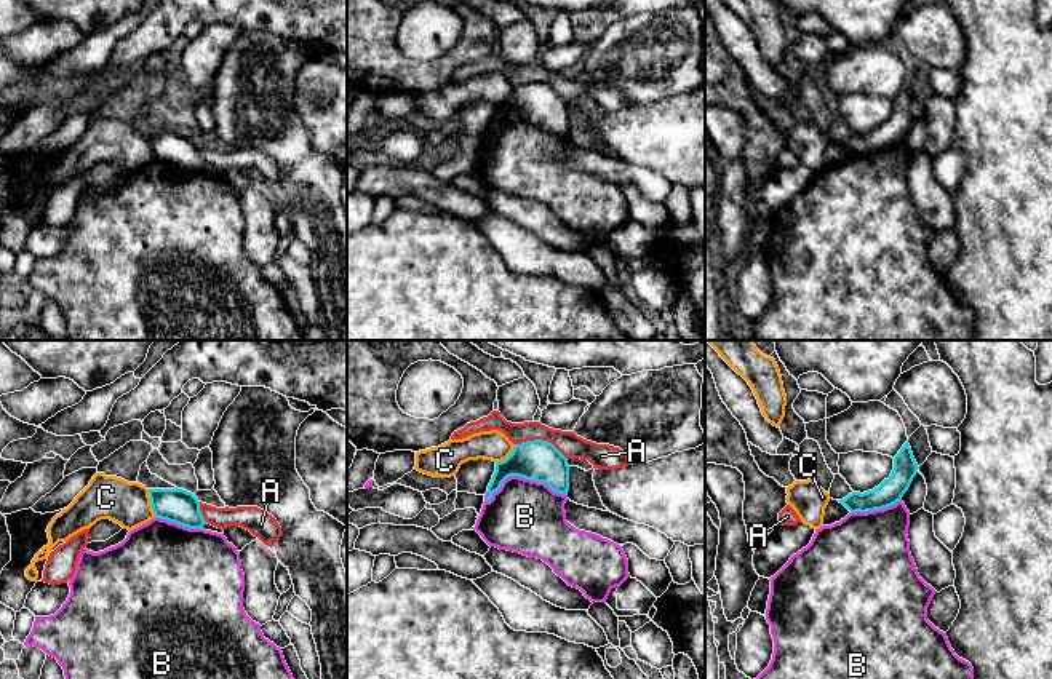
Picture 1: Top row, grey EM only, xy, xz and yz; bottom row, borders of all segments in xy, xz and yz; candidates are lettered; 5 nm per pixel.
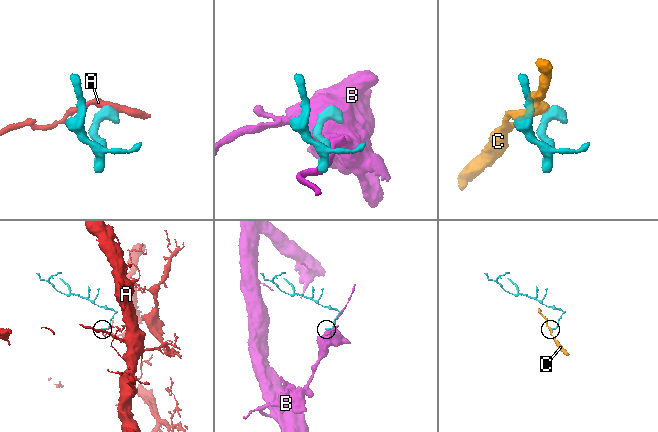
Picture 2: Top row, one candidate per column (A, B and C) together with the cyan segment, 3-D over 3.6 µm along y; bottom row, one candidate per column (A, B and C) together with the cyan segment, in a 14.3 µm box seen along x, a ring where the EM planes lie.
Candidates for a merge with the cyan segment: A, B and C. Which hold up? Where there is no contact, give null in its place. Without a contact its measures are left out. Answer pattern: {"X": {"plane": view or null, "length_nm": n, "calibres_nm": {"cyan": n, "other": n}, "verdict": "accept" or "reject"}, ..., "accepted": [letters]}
{"A": {"plane": "xz", "length_nm": 280, "calibres_nm": {"cyan": 220, "other": 120}, "verdict": "reject"}, "B": {"plane": "xz", "length_nm": 420, "calibres_nm": {"cyan": 220, "other": 380}, "verdict": "reject"}, "C": {"plane": "xy", "length_nm": 150, "calibres_nm": {"cyan": 180, "other": 220}, "verdict": "reject"}, "accepted": []}

